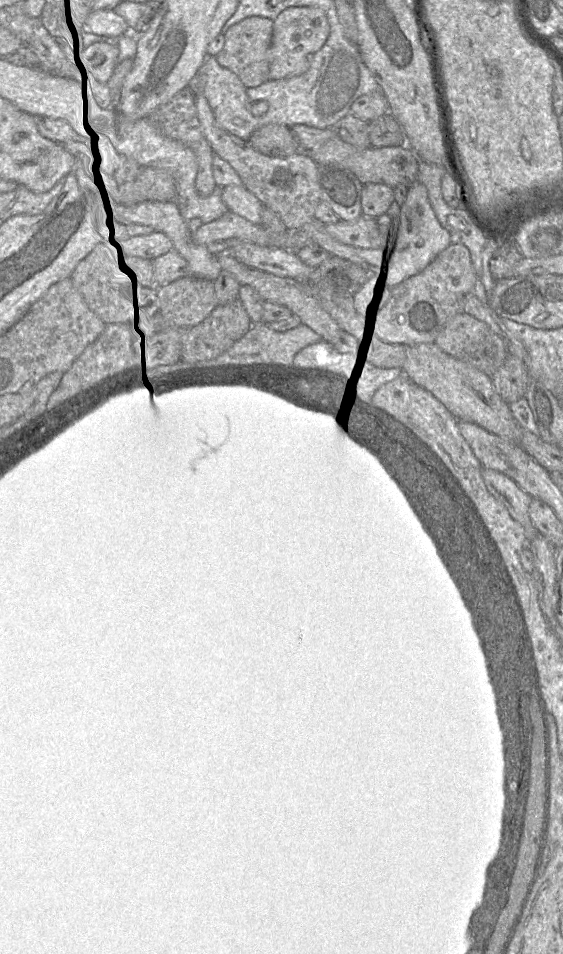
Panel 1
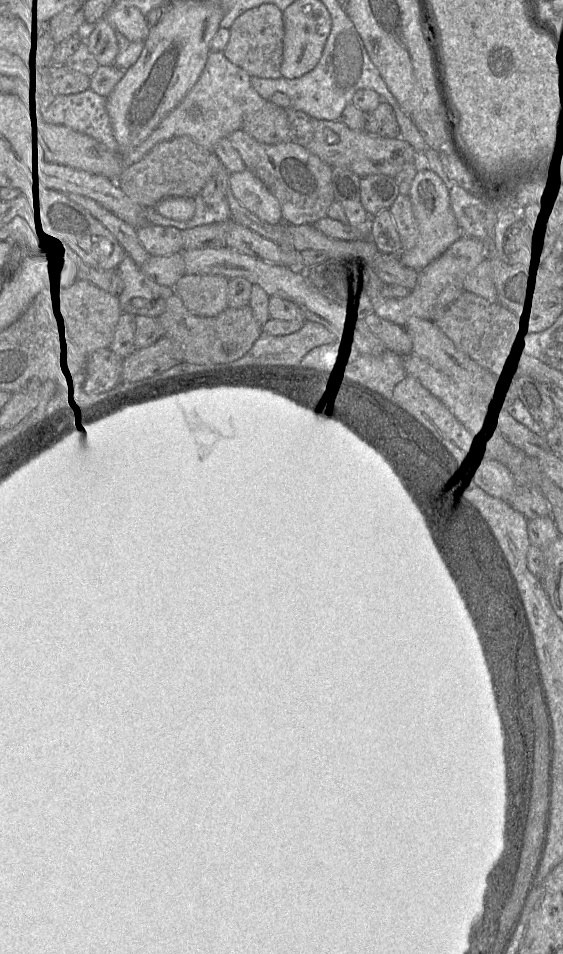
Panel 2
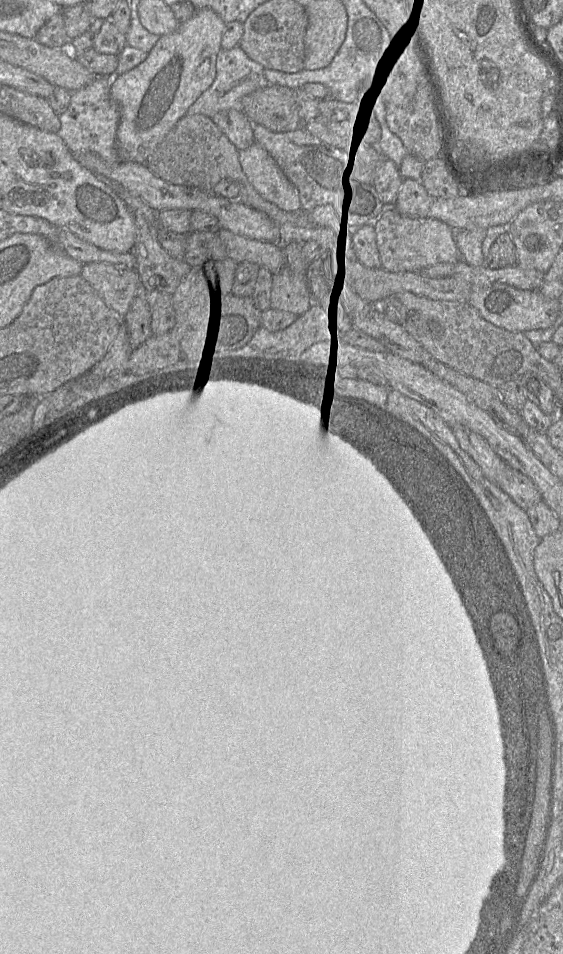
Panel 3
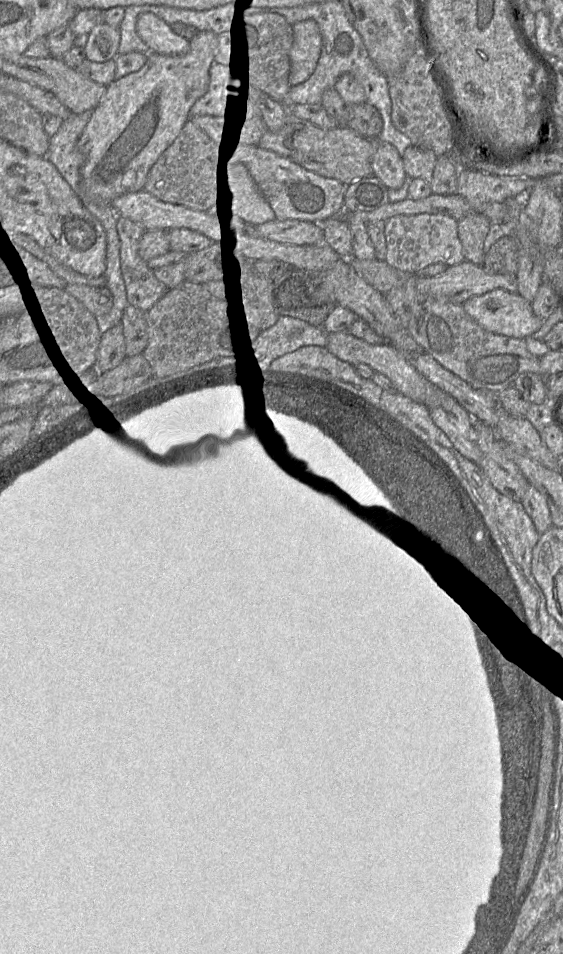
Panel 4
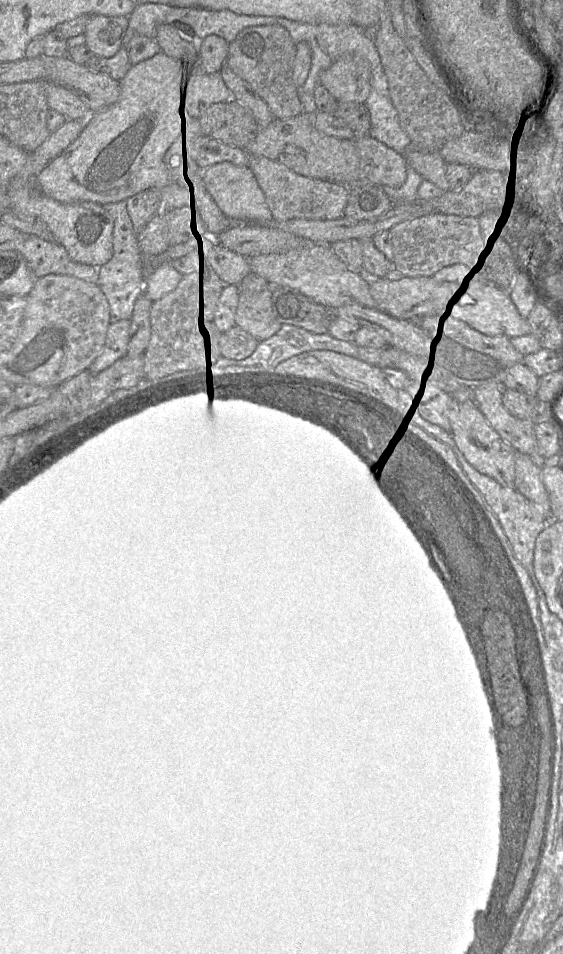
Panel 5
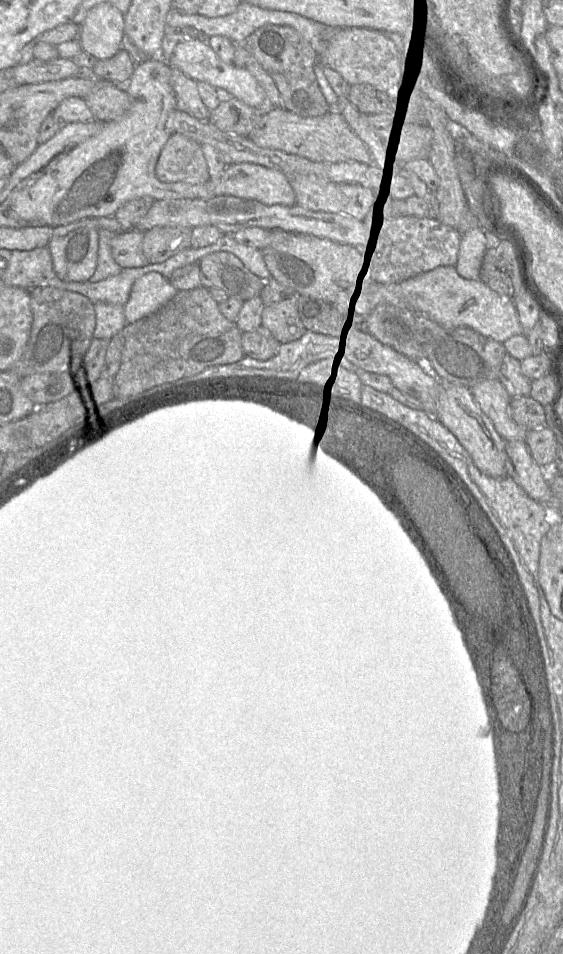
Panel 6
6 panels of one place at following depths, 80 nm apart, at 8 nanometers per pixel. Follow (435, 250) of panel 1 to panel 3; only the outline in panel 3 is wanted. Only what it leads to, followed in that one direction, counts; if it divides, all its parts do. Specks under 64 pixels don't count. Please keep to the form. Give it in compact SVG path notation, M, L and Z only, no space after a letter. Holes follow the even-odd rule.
M403 180L395 202L396 209L405 216L428 218L428 213L435 198L430 195L420 180Z

